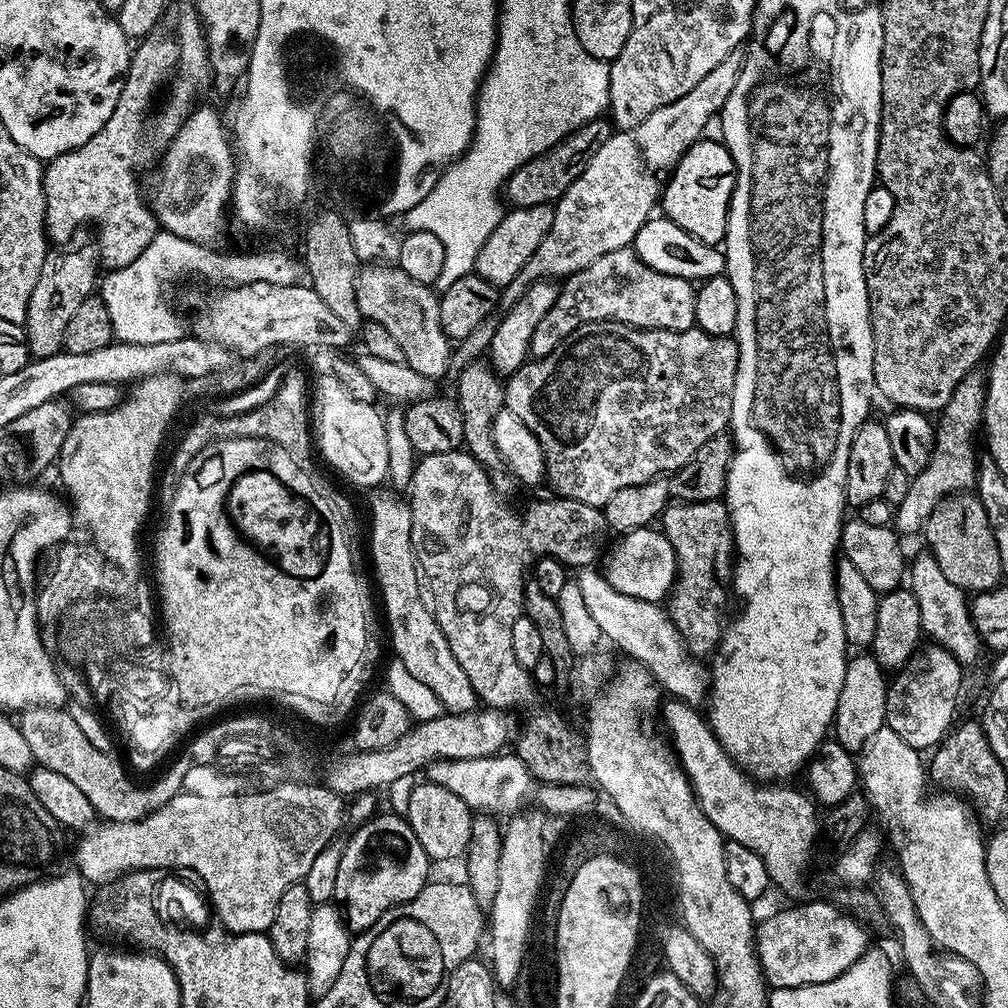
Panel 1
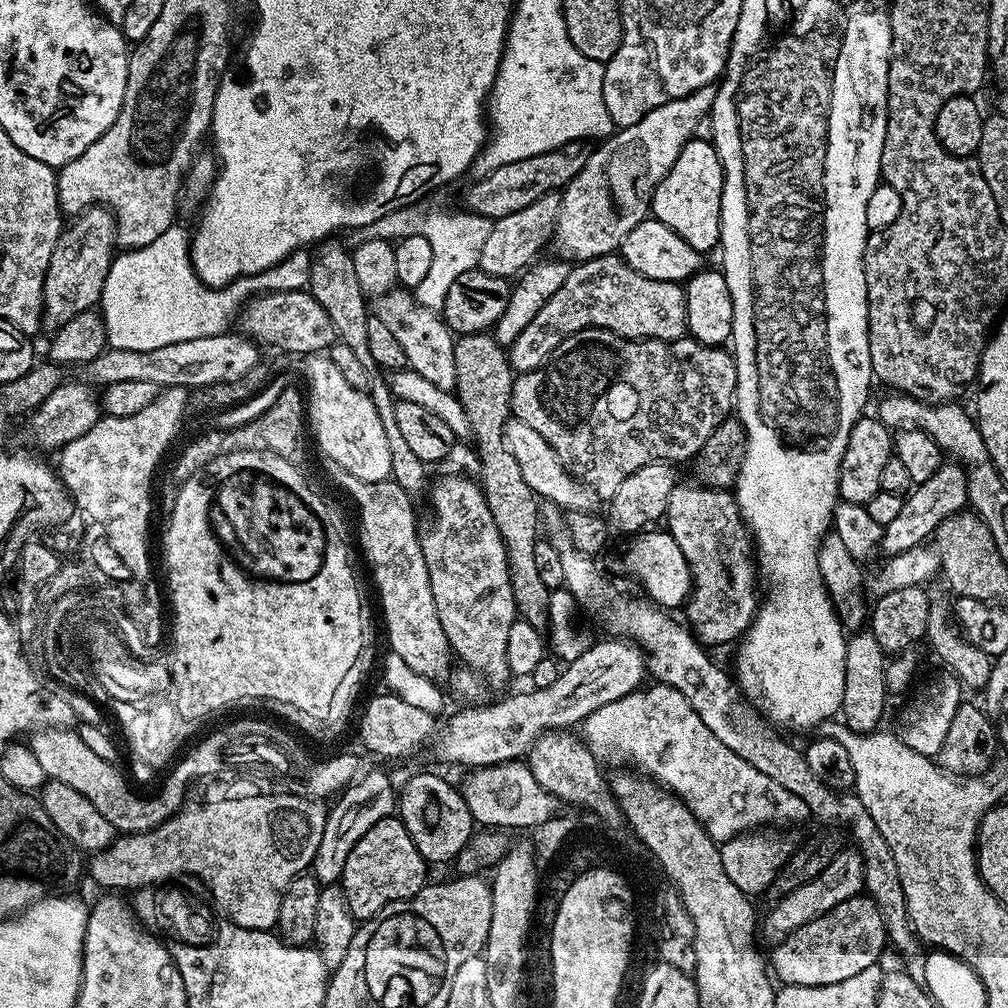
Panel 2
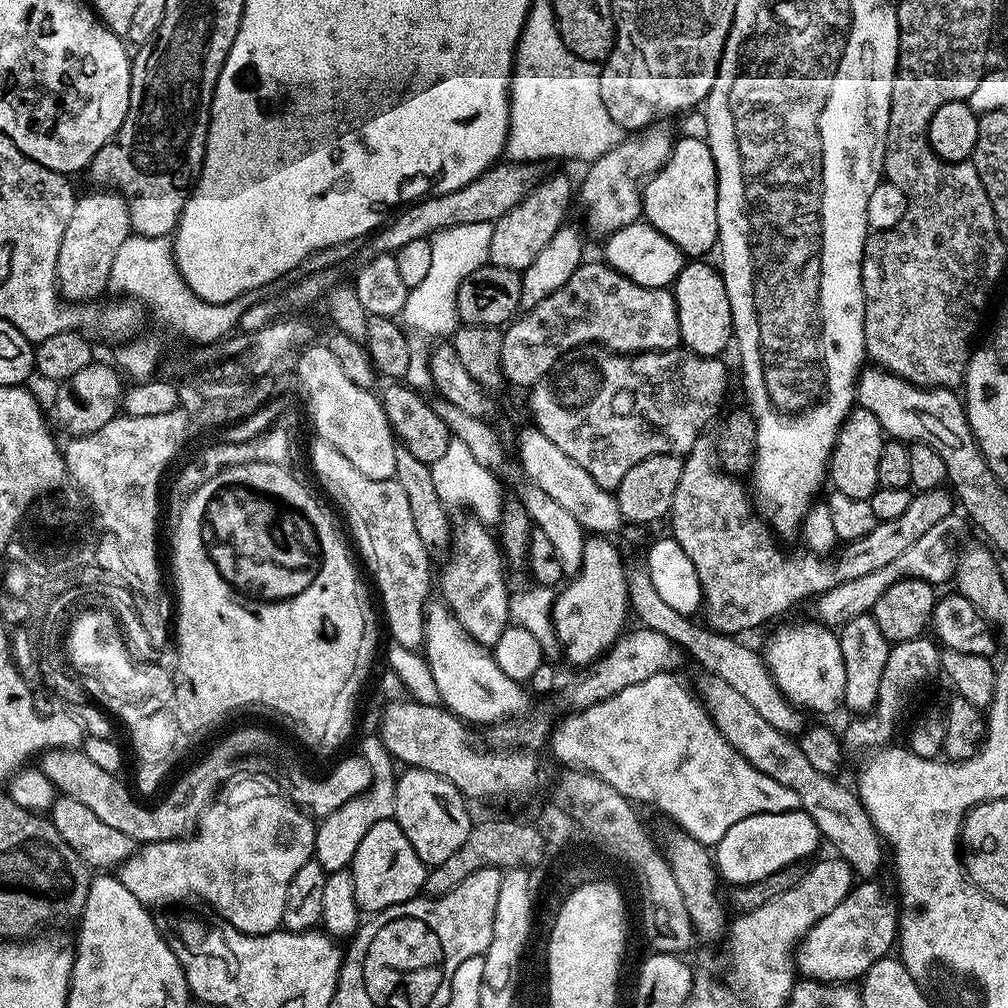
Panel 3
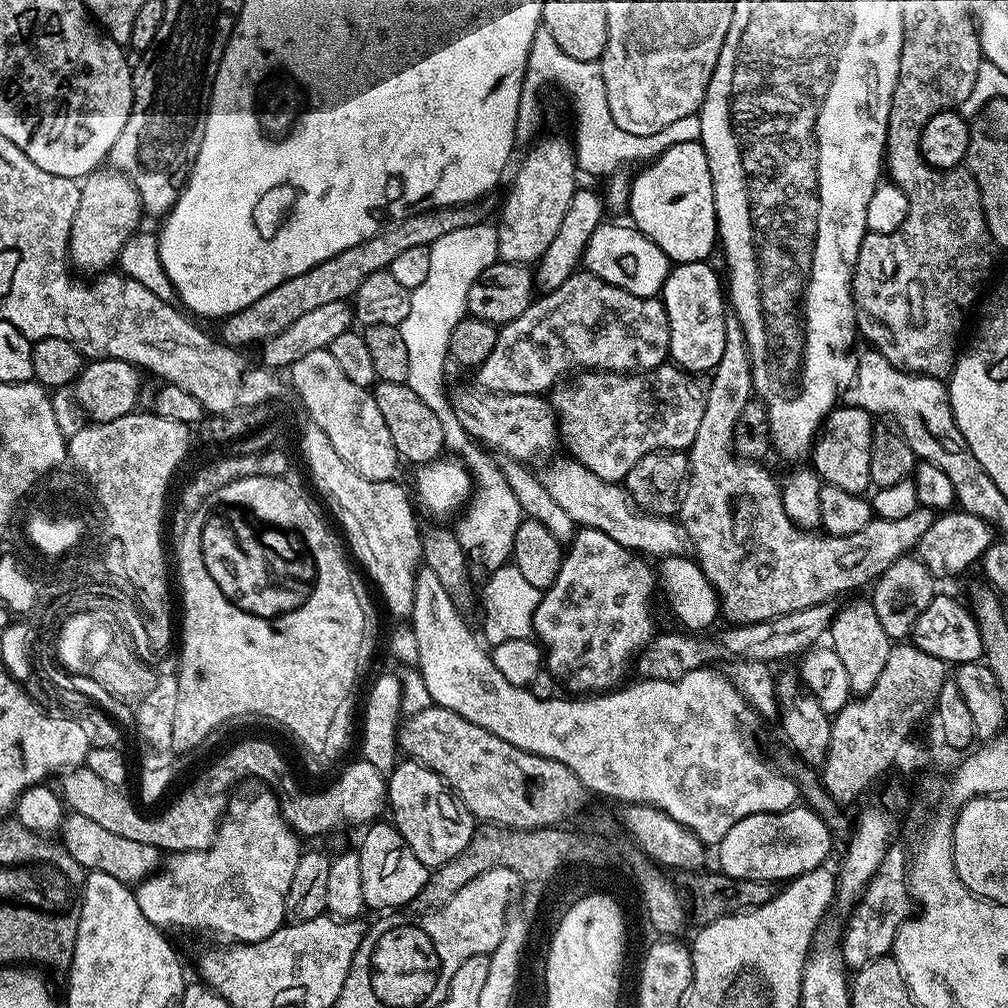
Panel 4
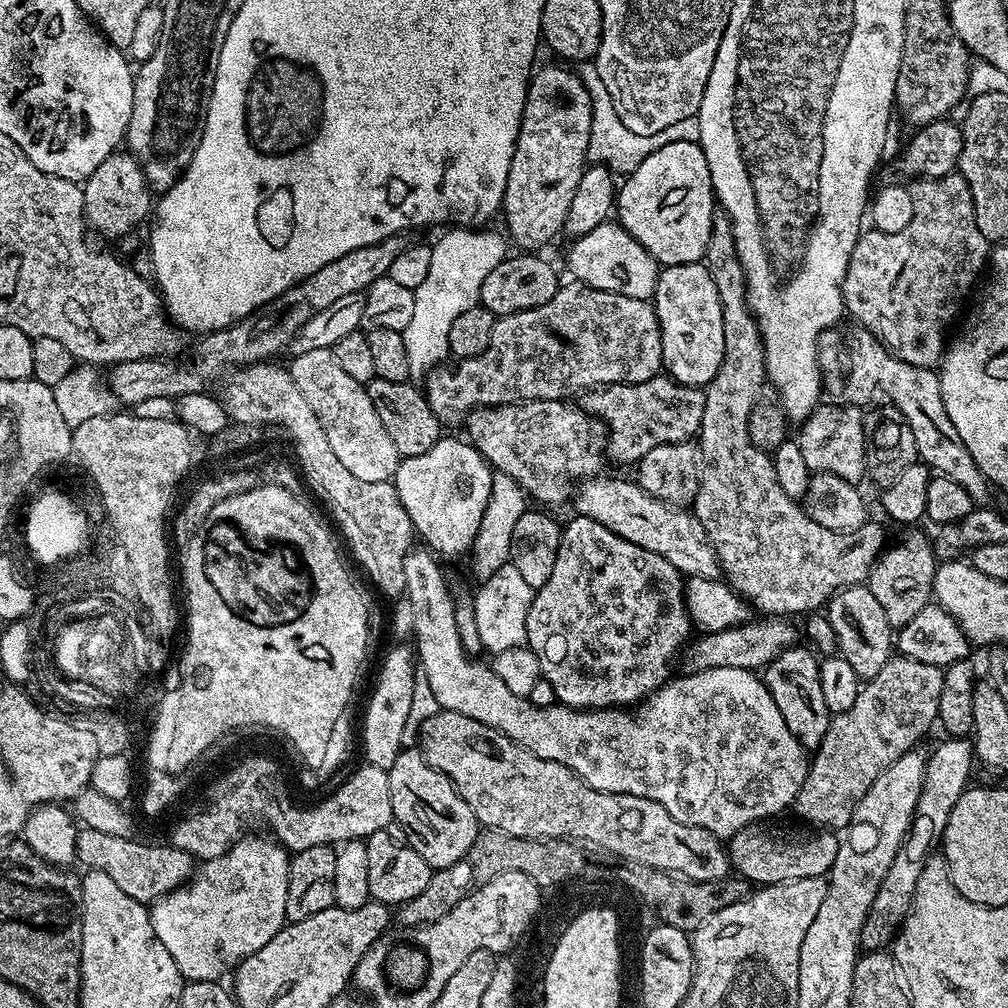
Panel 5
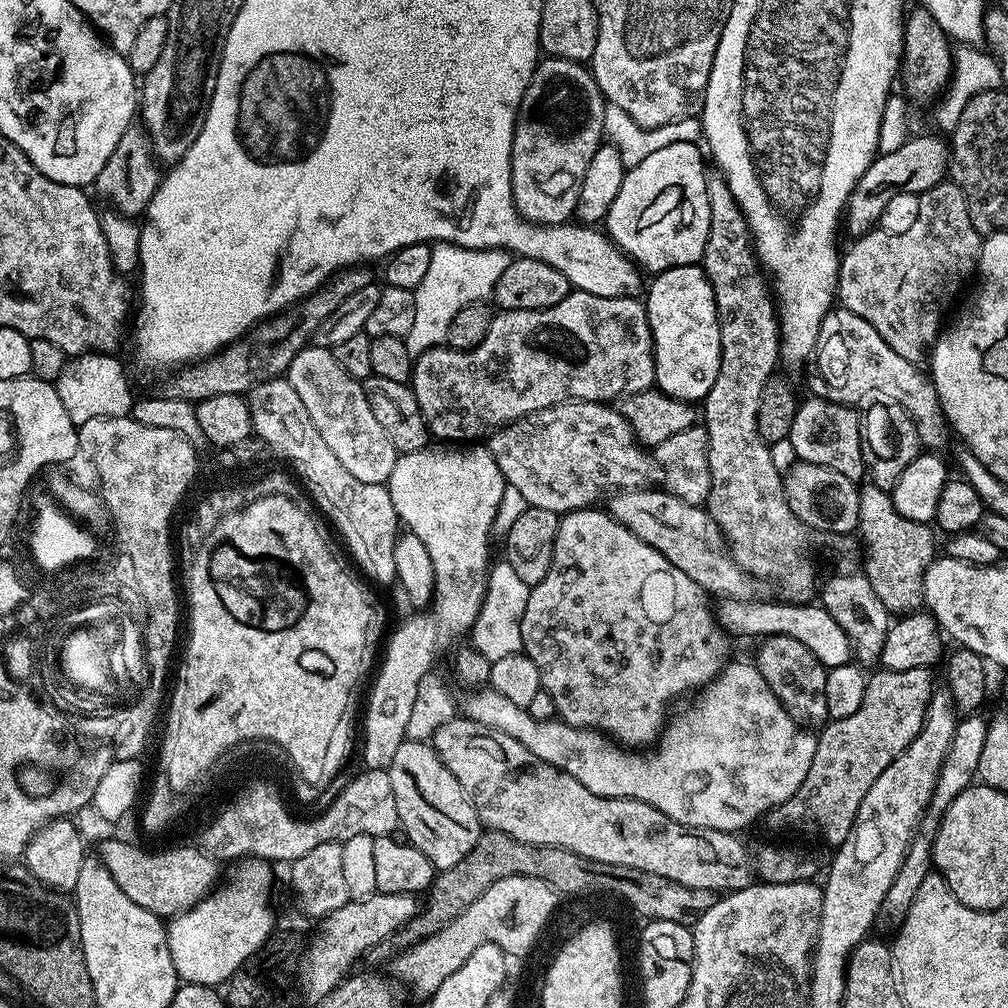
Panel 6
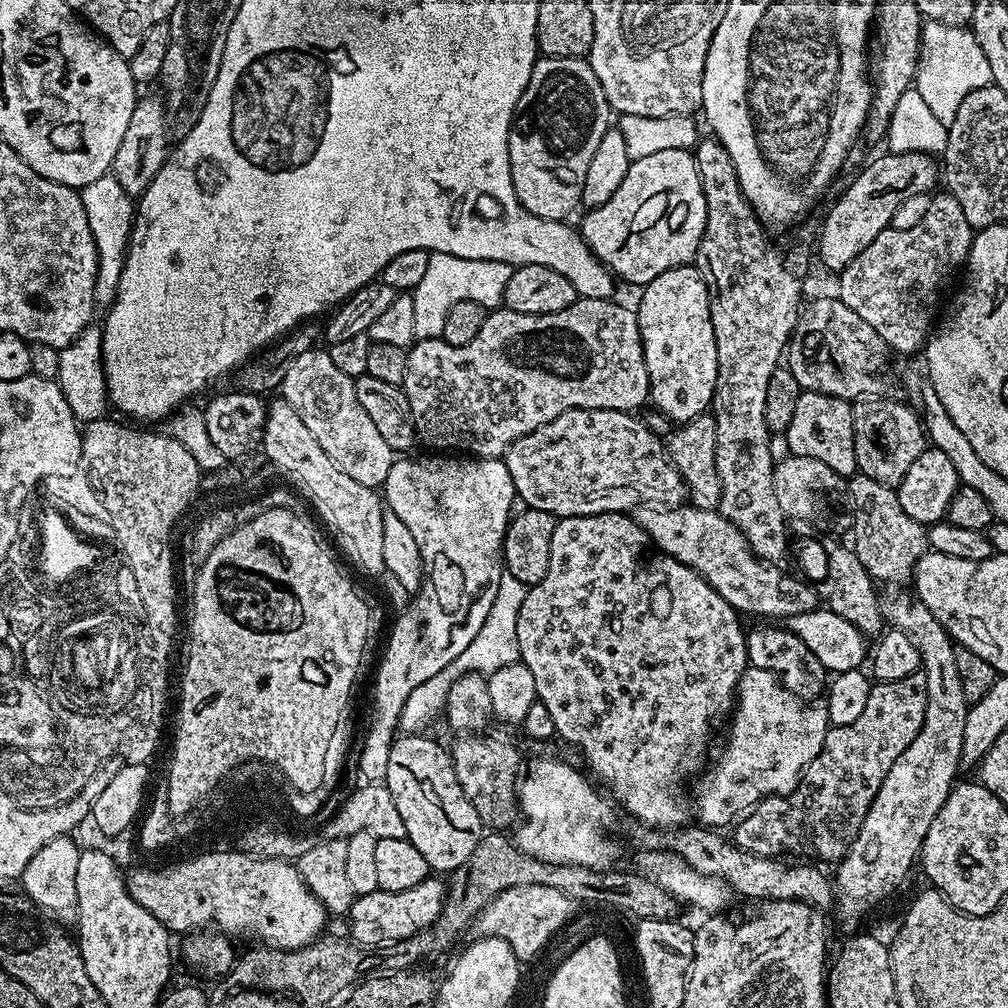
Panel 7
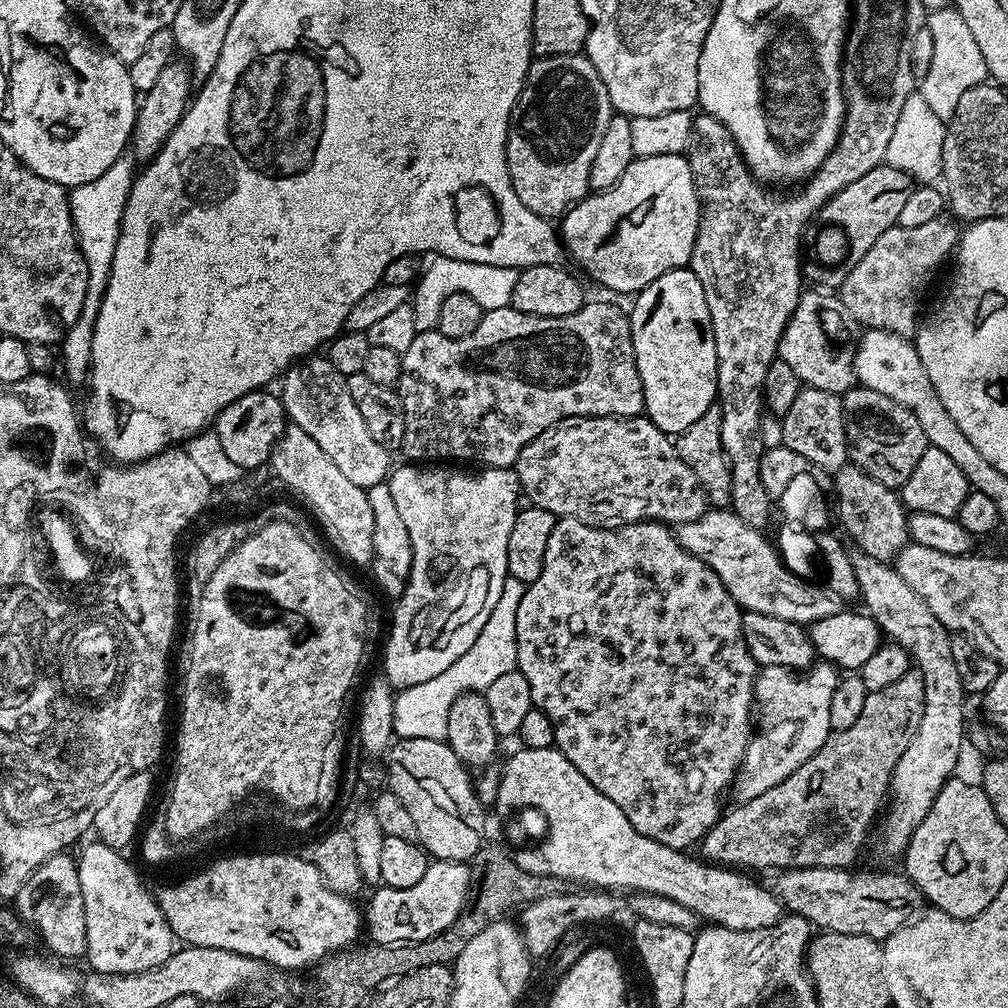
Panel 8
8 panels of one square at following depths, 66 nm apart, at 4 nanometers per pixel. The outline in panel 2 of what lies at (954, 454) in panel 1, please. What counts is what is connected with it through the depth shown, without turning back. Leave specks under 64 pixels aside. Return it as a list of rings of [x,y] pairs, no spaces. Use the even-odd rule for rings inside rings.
[[[955,462],[941,463],[934,478],[915,485],[912,491],[904,496],[902,510],[894,522],[883,525],[883,536],[879,547],[885,557],[897,556],[914,546],[931,541],[936,535],[936,528],[952,515],[965,511],[968,503],[968,487],[964,469]]]

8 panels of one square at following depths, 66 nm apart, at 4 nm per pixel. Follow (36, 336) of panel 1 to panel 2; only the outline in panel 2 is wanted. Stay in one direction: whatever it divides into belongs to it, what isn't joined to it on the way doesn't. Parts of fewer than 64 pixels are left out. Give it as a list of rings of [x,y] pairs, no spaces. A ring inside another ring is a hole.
[[[95,206],[77,215],[61,231],[60,240],[52,251],[48,272],[44,275],[43,315],[57,320],[56,324],[61,326],[80,312],[95,309],[114,259],[112,248],[116,247],[116,218],[109,209]]]

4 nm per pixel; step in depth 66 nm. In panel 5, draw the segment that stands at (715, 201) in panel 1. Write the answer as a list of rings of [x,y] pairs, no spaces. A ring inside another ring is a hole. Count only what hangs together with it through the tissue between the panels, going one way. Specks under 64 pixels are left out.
[[[670,142],[661,144],[654,154],[650,154],[633,172],[627,173],[628,180],[619,185],[616,198],[615,215],[621,228],[634,237],[643,248],[656,259],[657,265],[699,264],[706,255],[706,246],[710,242],[712,213],[714,211],[714,193],[710,166],[706,162],[704,149],[697,142]]]

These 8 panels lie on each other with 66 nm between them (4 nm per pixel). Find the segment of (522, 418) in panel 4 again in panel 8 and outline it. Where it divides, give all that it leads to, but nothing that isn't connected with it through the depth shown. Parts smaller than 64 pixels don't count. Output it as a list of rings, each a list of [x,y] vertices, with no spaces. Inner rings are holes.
[[[647,415],[630,416],[627,418],[617,418],[614,416],[571,416],[565,420],[559,420],[553,428],[547,428],[542,434],[538,434],[538,438],[534,438],[534,442],[530,442],[522,450],[522,454],[518,454],[514,470],[520,479],[520,487],[522,492],[529,496],[535,507],[542,510],[550,510],[557,518],[572,516],[575,520],[585,522],[663,522],[668,526],[679,526],[686,522],[694,522],[699,516],[704,515],[709,507],[708,498],[704,495],[702,486],[696,477],[696,471],[690,466],[686,466],[686,462],[682,462],[682,458],[678,454],[673,437],[667,436],[662,430],[658,430],[658,426],[654,426],[654,422],[649,420]]]

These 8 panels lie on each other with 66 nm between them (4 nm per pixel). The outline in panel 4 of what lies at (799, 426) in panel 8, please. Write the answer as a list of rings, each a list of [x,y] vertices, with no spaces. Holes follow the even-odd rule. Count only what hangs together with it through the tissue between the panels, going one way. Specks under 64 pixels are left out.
[[[837,406],[829,412],[810,449],[811,467],[815,469],[825,485],[832,484],[854,495],[861,495],[869,491],[872,484],[870,446],[872,445],[873,427],[873,413],[861,408]]]

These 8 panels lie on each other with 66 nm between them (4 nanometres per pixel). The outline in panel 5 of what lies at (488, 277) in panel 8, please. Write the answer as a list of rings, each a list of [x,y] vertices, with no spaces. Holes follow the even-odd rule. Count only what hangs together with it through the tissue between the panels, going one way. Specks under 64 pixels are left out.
[[[456,226],[445,231],[448,233],[440,241],[432,244],[430,270],[422,286],[418,286],[413,291],[414,314],[411,315],[410,322],[403,331],[406,342],[406,359],[410,361],[410,374],[413,381],[423,381],[433,368],[443,365],[447,361],[444,359],[449,359],[450,326],[454,318],[458,318],[458,314],[462,314],[465,310],[479,305],[482,282],[486,282],[486,274],[490,274],[490,270],[494,270],[494,266],[498,266],[498,262],[502,262],[504,257],[509,255],[509,241],[501,233],[500,237],[496,232],[484,231],[488,230],[477,230],[472,226]]]

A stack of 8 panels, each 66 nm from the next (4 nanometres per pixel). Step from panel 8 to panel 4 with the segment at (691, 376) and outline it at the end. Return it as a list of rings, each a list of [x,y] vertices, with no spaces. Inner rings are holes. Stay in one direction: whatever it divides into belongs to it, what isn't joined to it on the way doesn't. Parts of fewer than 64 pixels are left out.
[[[703,260],[677,264],[669,271],[662,289],[670,322],[671,363],[693,374],[711,373],[722,358],[722,350],[726,350],[726,288],[721,273],[719,276],[710,265]]]

